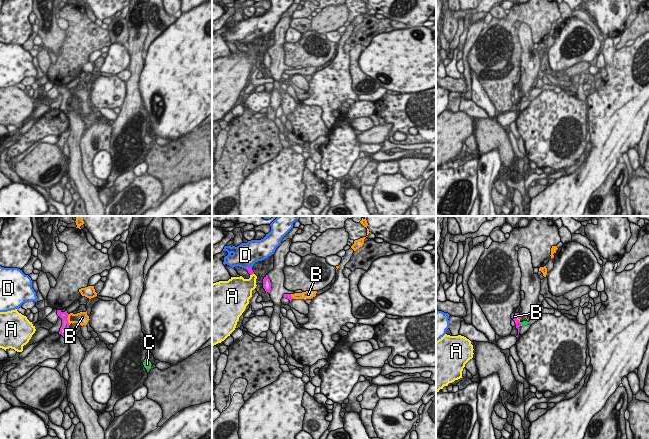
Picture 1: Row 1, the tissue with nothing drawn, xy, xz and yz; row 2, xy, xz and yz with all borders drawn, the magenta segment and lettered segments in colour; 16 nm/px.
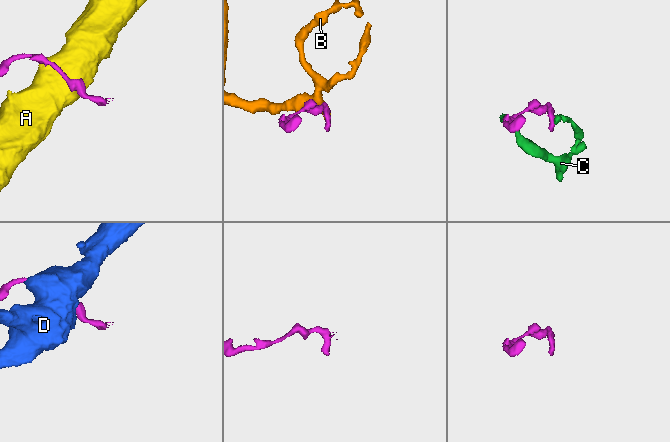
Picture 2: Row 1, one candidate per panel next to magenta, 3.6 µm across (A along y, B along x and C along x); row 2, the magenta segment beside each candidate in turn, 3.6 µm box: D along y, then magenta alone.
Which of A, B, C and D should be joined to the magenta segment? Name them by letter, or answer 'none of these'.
B

